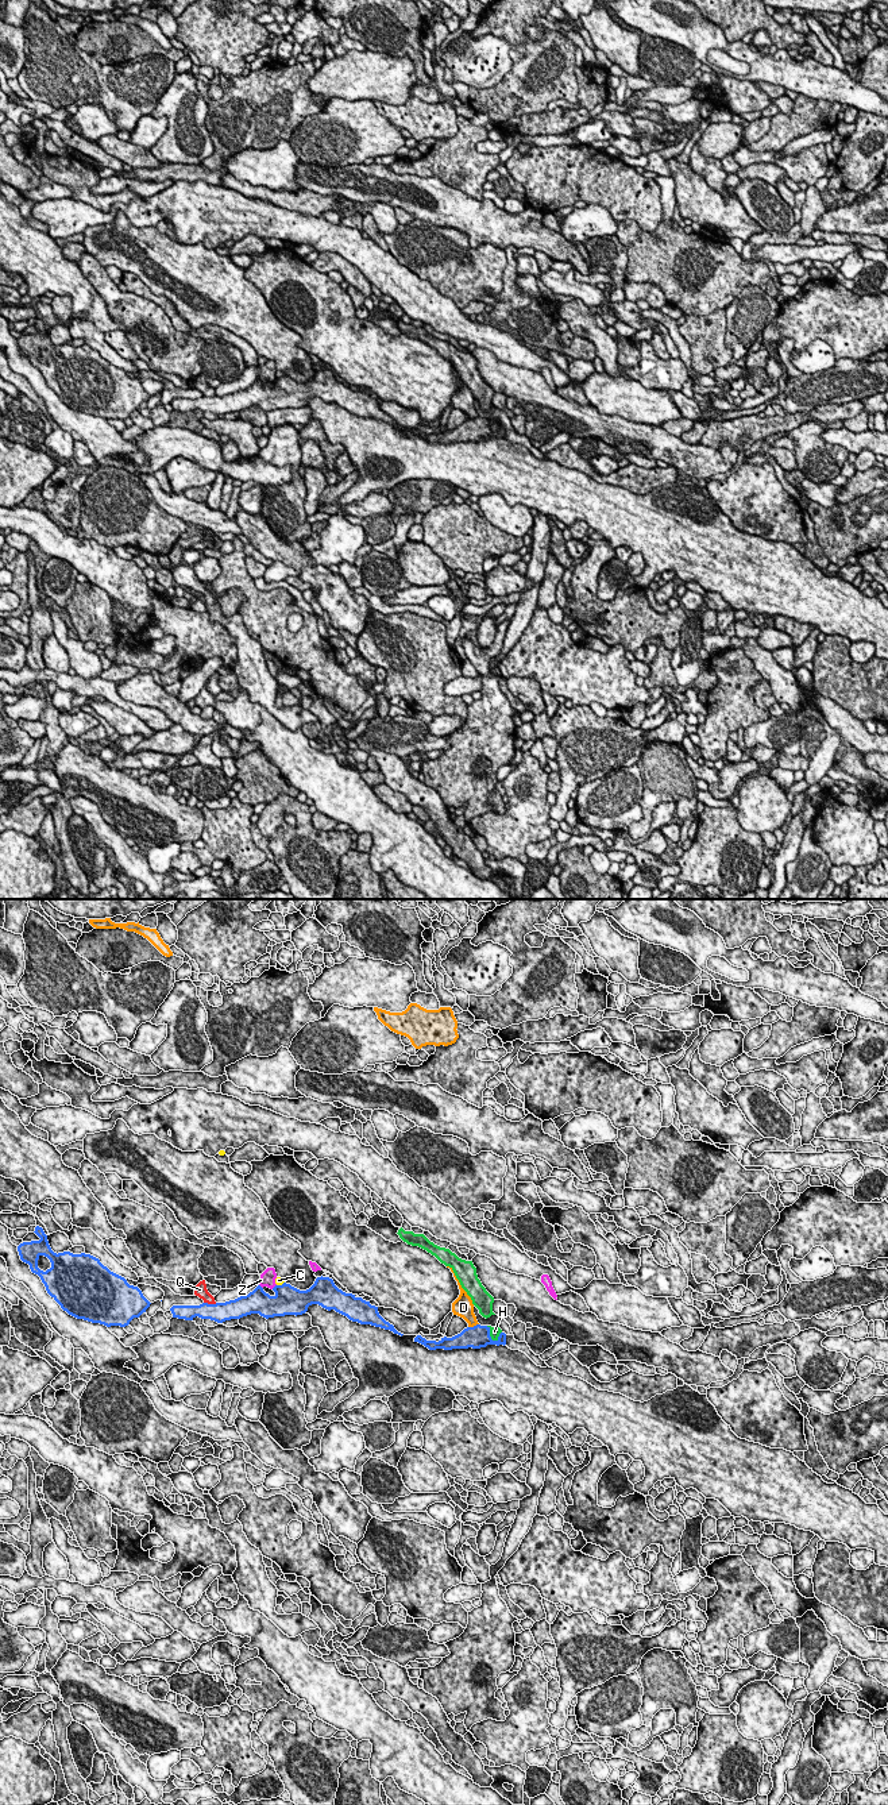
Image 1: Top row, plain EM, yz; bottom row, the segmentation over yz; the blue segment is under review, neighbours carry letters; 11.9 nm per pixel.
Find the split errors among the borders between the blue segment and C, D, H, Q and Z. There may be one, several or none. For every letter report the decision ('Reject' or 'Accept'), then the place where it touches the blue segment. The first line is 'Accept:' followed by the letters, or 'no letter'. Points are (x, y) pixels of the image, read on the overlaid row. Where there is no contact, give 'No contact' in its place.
Accept: no letter
C: Reject. Touches blue at yz (280, 1285)
D: Reject. Touches blue at yz (474, 1326)
H: Reject. Touches blue at yz (489, 1335)
Q: Reject. Touches blue at yz (211, 1304)
Z: Reject. Touches blue at yz (274, 1287)

